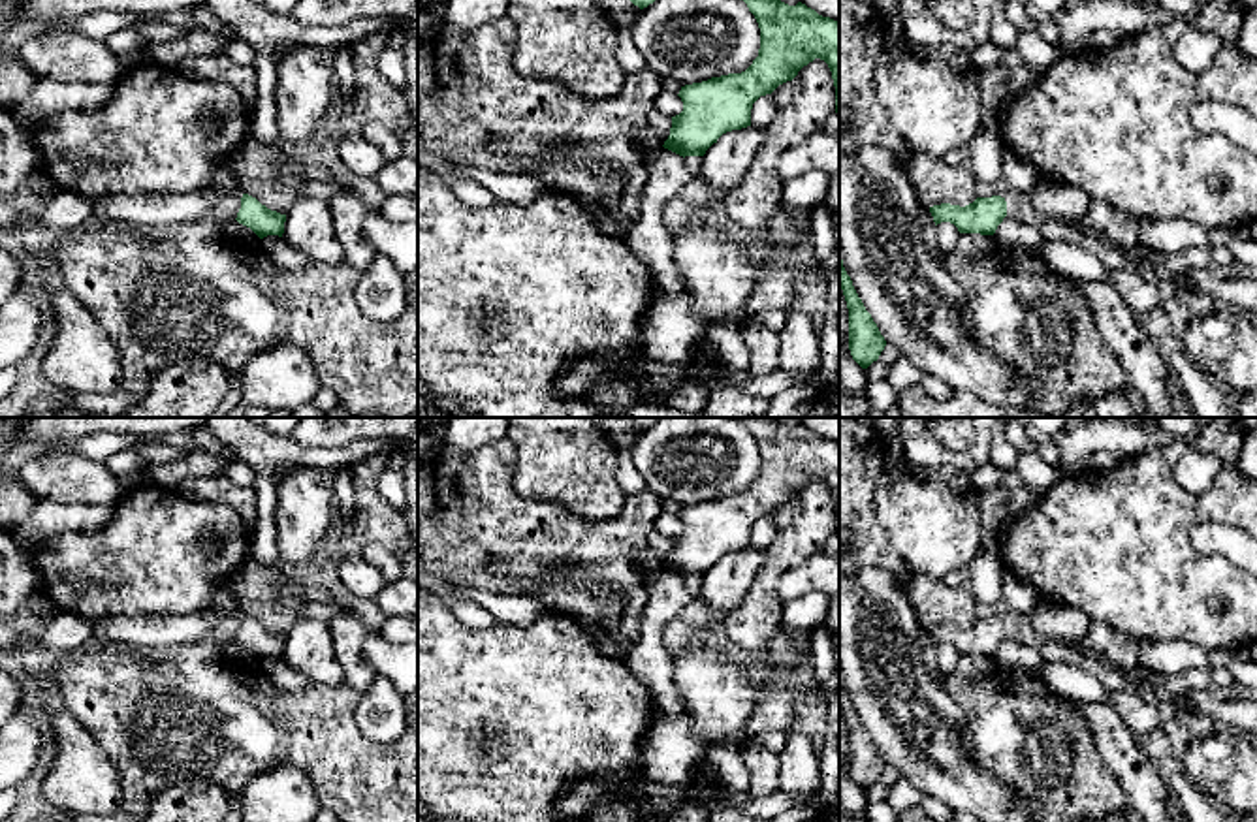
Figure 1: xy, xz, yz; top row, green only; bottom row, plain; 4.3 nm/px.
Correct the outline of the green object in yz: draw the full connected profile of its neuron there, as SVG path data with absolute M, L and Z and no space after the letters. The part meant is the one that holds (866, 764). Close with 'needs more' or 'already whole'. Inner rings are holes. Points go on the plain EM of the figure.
M839 672L839 707L843 711L849 730L851 777L862 790L867 790L873 782L879 781L881 773L886 767L886 762L881 756L871 735L866 732L862 720L858 719L852 702L843 688L841 672Z | already whole

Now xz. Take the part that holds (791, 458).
M777 418L736 419L747 425L758 444L758 478L741 495L728 495L681 508L677 517L683 523L683 532L672 538L670 557L662 568L683 579L704 577L723 555L751 547L753 525L760 517L772 515L779 506L792 502L798 493L815 480L824 482L832 493L835 508L835 534L839 534L839 442L822 438L802 423L788 427Z | already whole

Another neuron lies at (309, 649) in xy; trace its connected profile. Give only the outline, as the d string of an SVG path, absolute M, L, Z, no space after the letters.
M301 619L286 636L280 658L292 670L326 687L344 685L344 672L337 660L327 623Z

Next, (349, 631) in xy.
M356 609L337 613L329 623L333 649L344 672L344 683L358 694L365 692L378 677L365 658L369 626Z

